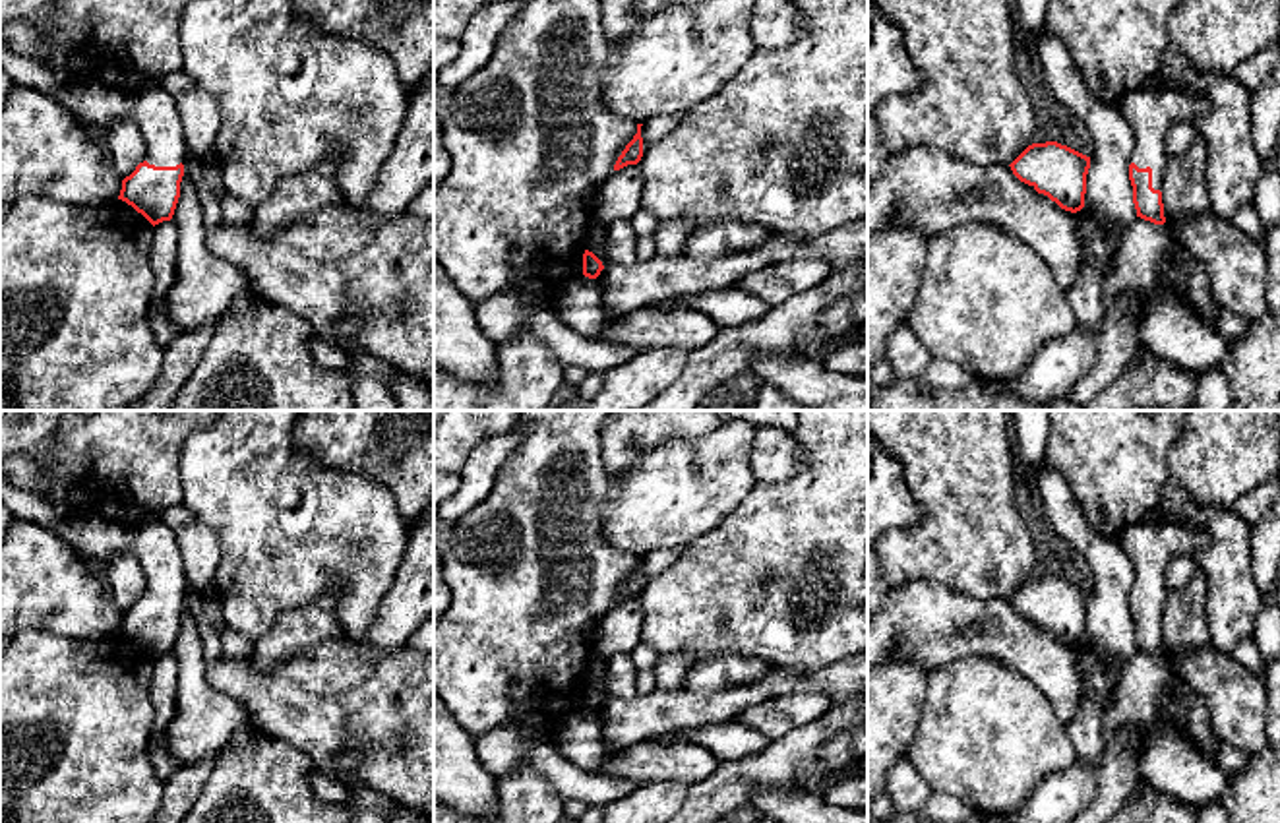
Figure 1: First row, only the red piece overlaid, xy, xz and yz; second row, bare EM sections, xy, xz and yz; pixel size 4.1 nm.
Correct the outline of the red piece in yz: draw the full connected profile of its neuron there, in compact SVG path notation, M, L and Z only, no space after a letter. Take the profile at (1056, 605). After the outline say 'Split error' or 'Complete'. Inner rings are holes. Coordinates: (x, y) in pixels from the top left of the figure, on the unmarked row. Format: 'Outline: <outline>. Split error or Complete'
Outline: M1057 575L1028 579L1011 598L1013 608L1061 643L1084 641L1090 591Z. Complete

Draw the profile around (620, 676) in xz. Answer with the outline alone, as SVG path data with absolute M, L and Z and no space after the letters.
M629 655L606 658L604 684L610 697L633 699L637 695L637 670Z

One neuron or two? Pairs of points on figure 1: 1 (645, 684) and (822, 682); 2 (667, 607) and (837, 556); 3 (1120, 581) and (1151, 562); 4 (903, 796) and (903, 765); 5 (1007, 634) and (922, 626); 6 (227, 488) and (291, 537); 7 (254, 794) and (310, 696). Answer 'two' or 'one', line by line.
1: two
2: one
3: two
4: one
5: one
6: one
7: two

